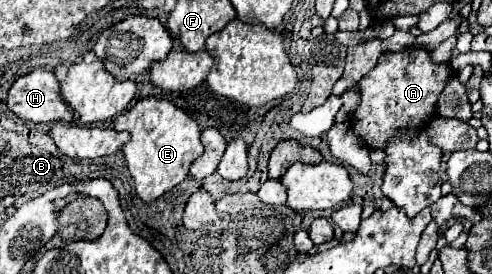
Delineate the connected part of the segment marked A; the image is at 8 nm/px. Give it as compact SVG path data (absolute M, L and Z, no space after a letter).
M407 47L397 53L383 53L377 67L361 79L361 103L353 113L353 131L363 137L371 149L383 149L393 131L405 127L423 129L435 115L435 103L453 69L447 63L433 63L427 49Z

